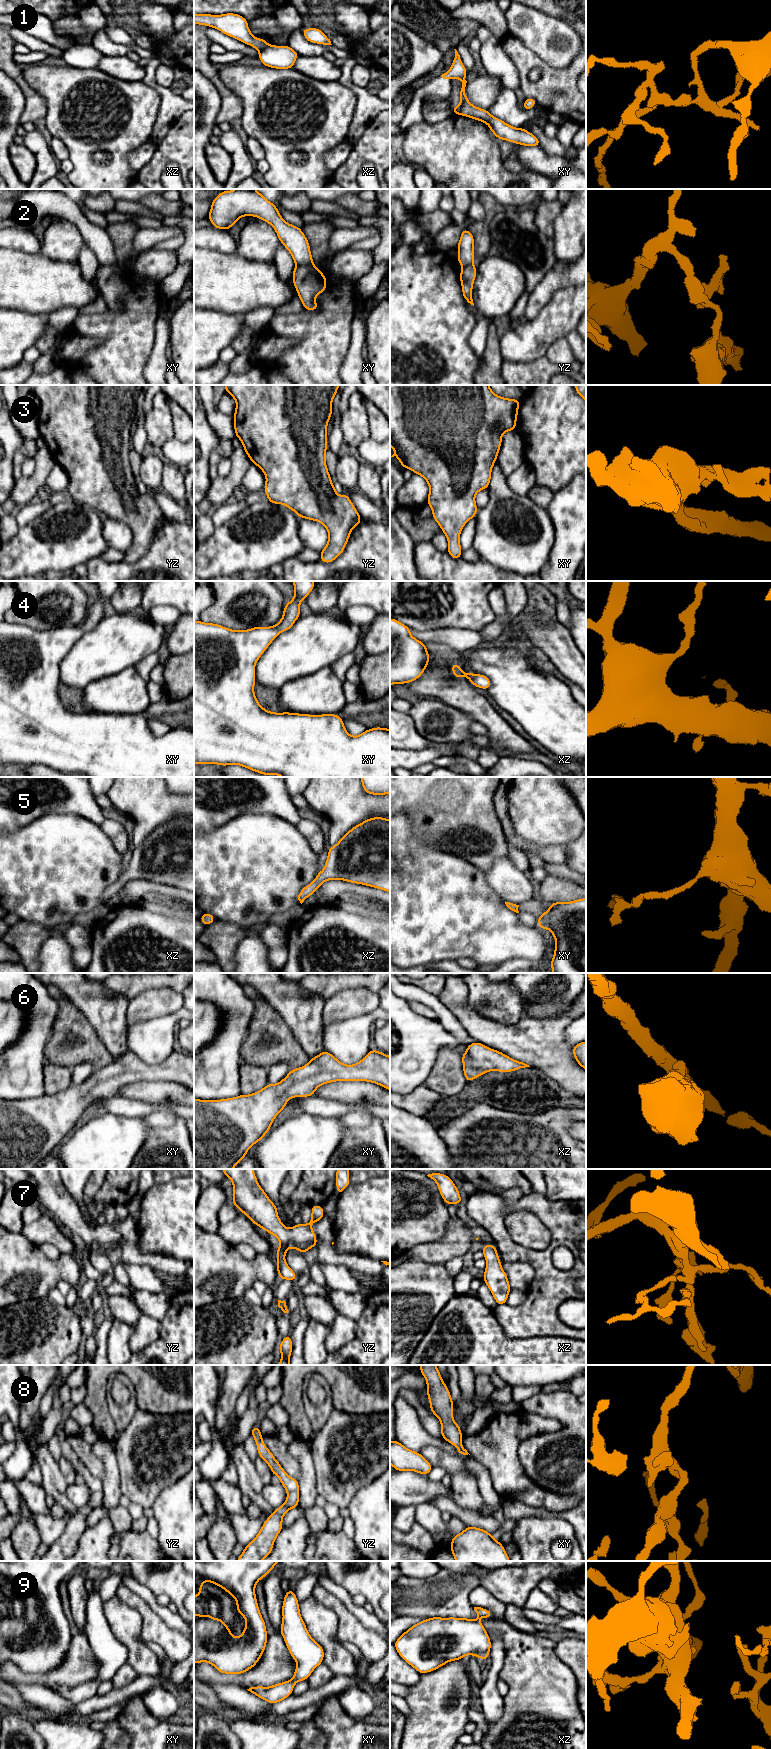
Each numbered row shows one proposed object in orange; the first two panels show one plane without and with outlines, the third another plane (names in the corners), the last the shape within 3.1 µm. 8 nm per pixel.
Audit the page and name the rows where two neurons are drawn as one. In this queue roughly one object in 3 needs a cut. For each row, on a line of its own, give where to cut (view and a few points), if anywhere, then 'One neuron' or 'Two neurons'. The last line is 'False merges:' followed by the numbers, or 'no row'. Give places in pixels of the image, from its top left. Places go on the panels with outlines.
1: Split along xy (460, 104), (458, 113). Two neurons
2: Split along xy (312, 262), (296, 265). Two neurons
3: No split. One neuron
4: No split. One neuron
5: No split. One neuron
6: No split. One neuron
7: No split. One neuron
8: No split. One neuron
9: No split. One neuron
False merges: 1, 2

